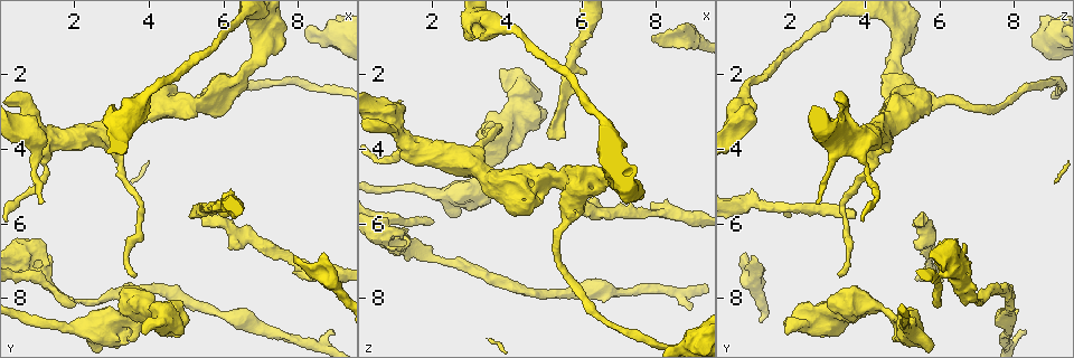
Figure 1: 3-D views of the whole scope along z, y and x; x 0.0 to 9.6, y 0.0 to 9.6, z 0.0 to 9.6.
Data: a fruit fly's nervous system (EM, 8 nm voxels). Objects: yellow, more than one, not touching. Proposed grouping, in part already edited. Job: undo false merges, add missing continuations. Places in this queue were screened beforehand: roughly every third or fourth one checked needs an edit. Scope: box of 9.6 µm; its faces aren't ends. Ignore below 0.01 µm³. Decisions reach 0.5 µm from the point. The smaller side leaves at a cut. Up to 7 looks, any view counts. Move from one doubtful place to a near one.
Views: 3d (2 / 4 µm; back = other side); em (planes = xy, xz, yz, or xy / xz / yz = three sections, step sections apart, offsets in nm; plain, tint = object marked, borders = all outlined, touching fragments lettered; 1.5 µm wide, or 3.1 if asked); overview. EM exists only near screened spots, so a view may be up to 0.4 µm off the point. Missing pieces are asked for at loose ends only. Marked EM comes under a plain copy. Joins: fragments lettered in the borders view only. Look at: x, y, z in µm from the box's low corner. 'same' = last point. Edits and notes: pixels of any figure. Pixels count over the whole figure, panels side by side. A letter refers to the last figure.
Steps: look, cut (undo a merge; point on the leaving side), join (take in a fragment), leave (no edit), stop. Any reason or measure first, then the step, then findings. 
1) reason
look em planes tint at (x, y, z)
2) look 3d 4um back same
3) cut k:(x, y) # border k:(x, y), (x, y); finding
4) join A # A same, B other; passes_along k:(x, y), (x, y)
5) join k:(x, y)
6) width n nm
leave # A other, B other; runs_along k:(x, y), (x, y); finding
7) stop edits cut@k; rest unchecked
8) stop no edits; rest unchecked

branch stops here
look 3d 4um at (8.90, 8.95, 8.20)

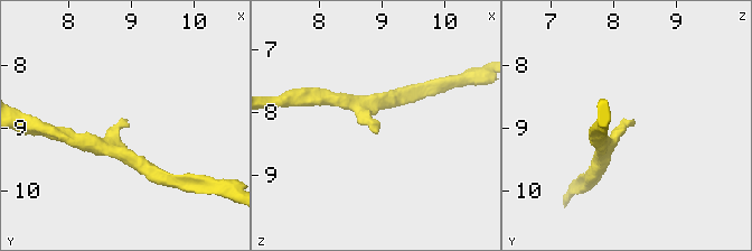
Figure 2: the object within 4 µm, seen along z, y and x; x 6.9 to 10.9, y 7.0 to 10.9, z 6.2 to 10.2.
look em xy step 4 borders at (8.95, 8.95, 8.25)

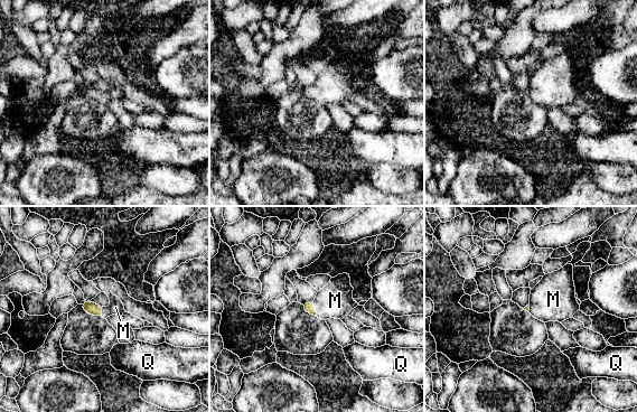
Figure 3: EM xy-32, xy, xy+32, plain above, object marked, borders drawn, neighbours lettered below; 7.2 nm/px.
look em planes borders same

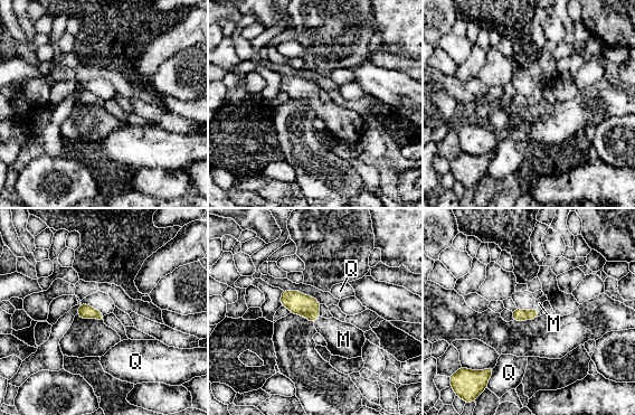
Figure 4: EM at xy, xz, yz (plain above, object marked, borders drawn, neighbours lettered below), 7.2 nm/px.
join M # M same, Q other; passes_along 4:(518, 314), (536, 310), (539, 303); it goes on there

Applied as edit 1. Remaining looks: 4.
look overview

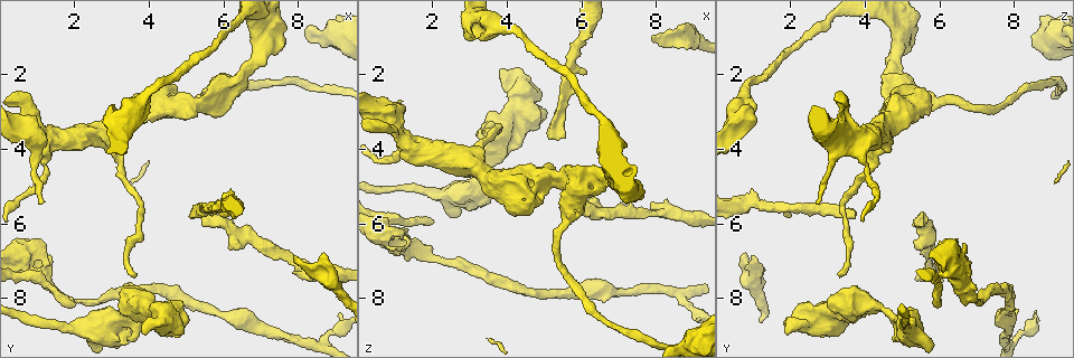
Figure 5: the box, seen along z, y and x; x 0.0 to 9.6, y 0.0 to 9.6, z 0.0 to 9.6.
an open end
look 3d 4um at (3.90, 9.00, 1.95)

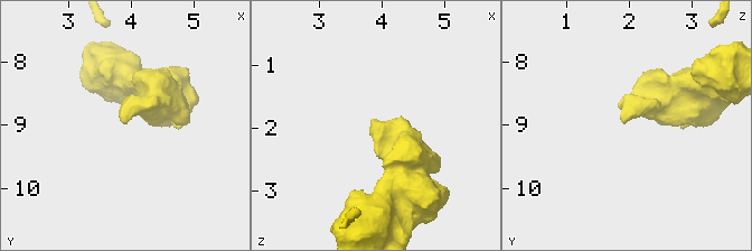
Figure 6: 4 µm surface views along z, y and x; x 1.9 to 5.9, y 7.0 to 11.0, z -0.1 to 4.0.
shape alone is not enough
look em xy step 8 tint at (3.85, 8.95, 1.90)

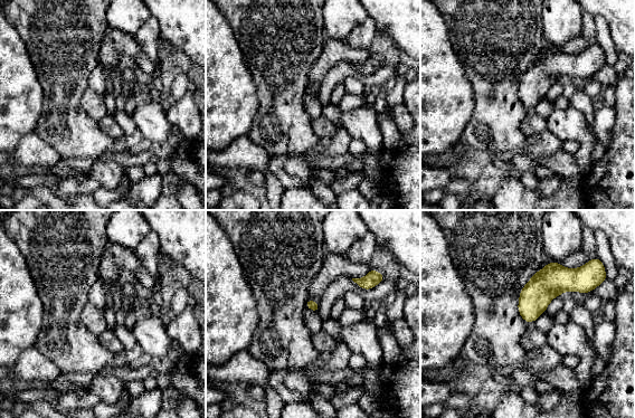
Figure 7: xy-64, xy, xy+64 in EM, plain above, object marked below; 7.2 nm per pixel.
look em planes borders same

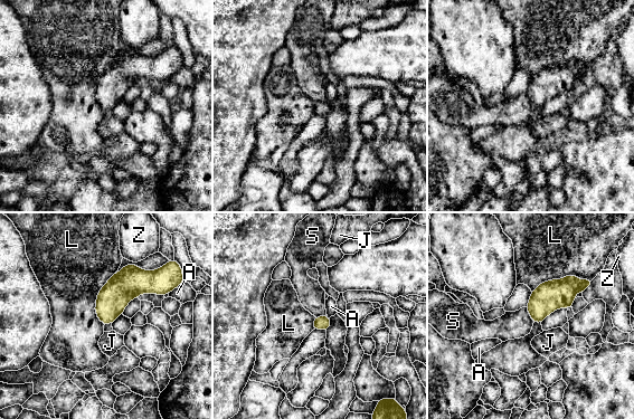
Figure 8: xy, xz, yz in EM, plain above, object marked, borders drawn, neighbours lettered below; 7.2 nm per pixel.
longest_contact L 440 nm
leave # A other, J other, L other, S other, Z other; none of them fits

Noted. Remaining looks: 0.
stop edits join@4; rest unchecked

